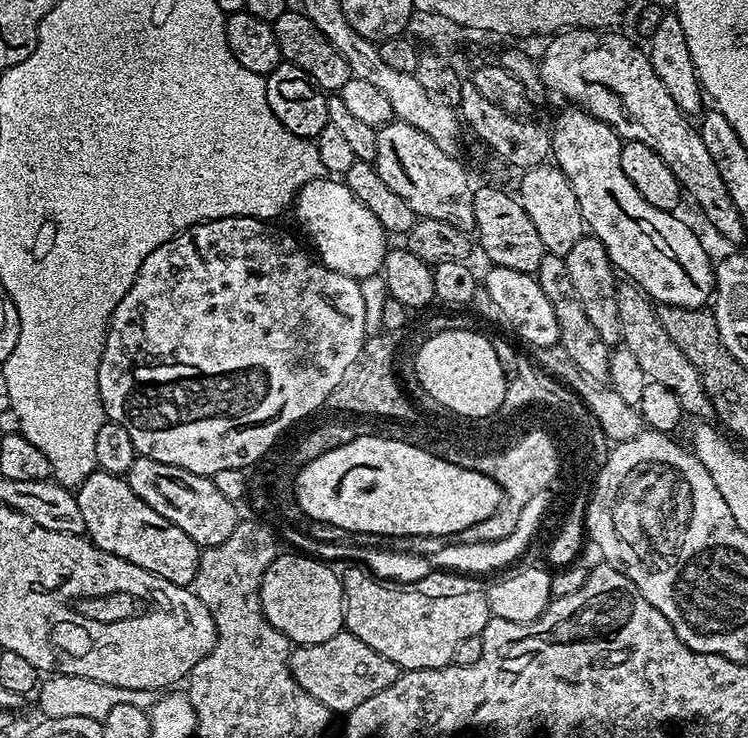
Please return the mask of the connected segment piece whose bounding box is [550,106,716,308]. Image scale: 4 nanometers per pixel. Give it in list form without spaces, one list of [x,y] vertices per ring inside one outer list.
[[[564,106],[556,116],[556,125],[551,125],[550,135],[551,159],[574,186],[587,231],[599,238],[613,265],[657,305],[705,307],[716,286],[713,257],[708,257],[695,230],[679,220],[676,212],[650,206],[634,190],[634,182],[622,174],[620,135],[579,106]]]

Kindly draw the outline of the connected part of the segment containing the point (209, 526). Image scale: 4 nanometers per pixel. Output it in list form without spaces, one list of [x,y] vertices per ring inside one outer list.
[[[137,455],[126,479],[130,490],[134,490],[134,494],[138,494],[138,498],[150,506],[150,510],[158,510],[166,522],[174,522],[174,526],[178,526],[178,530],[189,536],[201,550],[222,546],[222,542],[234,534],[238,523],[237,505],[224,497],[209,477],[158,462],[149,456]]]

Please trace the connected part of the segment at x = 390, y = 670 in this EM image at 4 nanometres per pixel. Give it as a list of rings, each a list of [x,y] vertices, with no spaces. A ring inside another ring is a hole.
[[[347,630],[334,634],[334,638],[326,638],[326,642],[293,647],[288,665],[298,686],[302,686],[310,698],[318,698],[318,702],[322,702],[332,714],[347,714],[354,710],[354,706],[362,706],[366,698],[374,698],[374,694],[386,690],[402,671],[397,664],[390,662],[390,658],[382,658],[378,650],[366,646],[362,638]]]

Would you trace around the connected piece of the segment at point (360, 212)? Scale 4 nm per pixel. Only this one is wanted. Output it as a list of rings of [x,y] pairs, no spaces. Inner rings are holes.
[[[321,178],[306,182],[295,198],[295,212],[301,230],[308,235],[307,243],[314,249],[320,263],[330,270],[361,281],[383,269],[390,247],[389,233],[384,231],[382,222],[378,222],[378,218],[374,218],[374,214],[350,194],[343,179]]]

